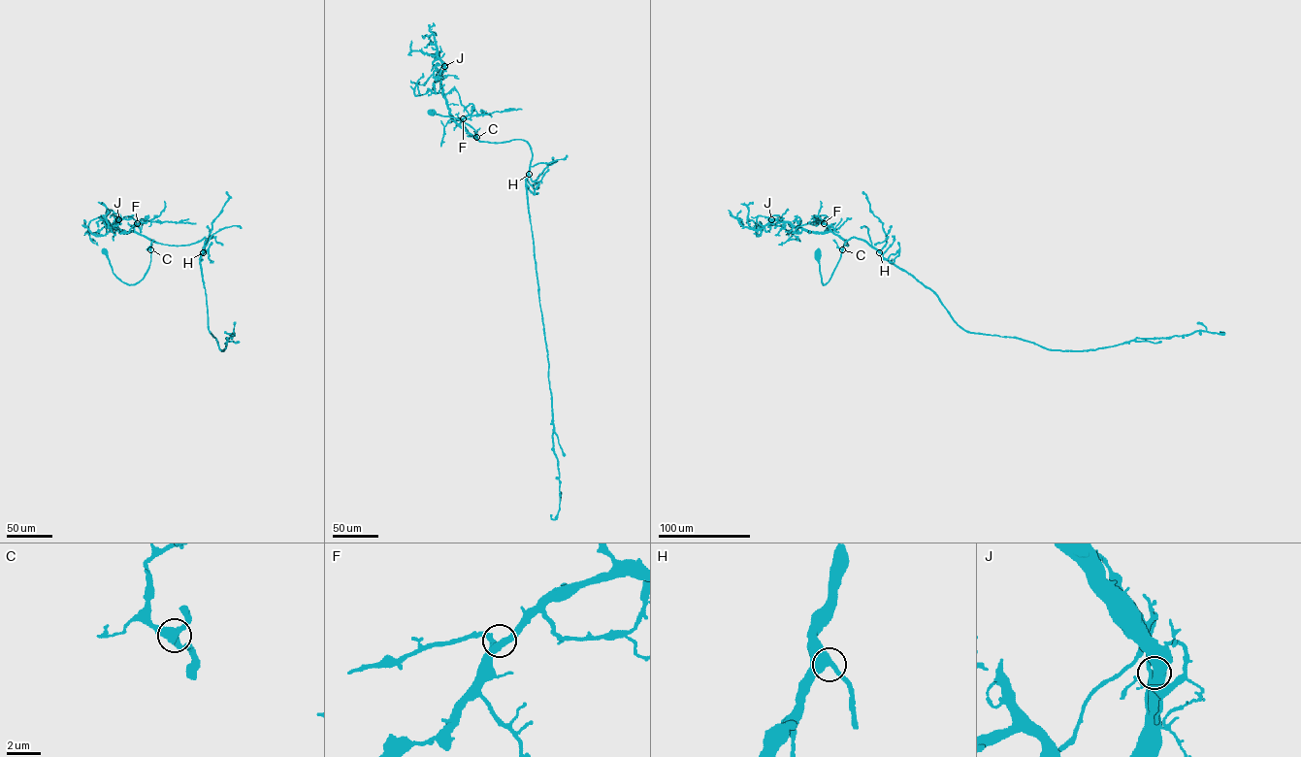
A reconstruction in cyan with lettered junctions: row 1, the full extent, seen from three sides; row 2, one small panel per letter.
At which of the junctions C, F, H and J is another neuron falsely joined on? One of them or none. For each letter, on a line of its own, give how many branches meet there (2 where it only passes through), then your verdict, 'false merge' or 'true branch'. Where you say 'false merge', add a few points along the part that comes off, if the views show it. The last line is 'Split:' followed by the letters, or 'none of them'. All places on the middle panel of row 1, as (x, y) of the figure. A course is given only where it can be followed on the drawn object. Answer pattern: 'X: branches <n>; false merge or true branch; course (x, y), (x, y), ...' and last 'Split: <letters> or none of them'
C: branches 3; true branch
F: branches 3; true branch
H: branches 3; true branch
J: branches 2; true branch
Split: none of them

